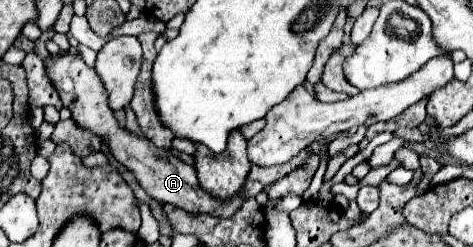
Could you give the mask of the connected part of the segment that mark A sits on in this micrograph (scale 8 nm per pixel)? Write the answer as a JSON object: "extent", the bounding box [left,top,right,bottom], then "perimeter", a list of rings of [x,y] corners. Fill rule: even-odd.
{"extent":[44,52,236,218],"perimeter":[[[60,52],[58,56],[48,56],[44,60],[44,68],[46,68],[48,80],[60,94],[62,104],[72,112],[72,120],[76,120],[76,124],[80,128],[90,130],[92,134],[100,136],[108,144],[110,154],[134,174],[134,178],[138,180],[138,184],[144,188],[144,192],[150,198],[154,198],[160,204],[172,204],[172,206],[182,208],[192,214],[214,212],[216,216],[228,218],[228,216],[232,216],[232,212],[236,212],[236,206],[232,202],[214,200],[200,188],[196,170],[190,164],[182,162],[168,150],[156,148],[150,140],[120,128],[114,118],[114,112],[108,106],[108,94],[104,92],[104,84],[100,80],[100,76],[96,74],[94,68],[86,66],[80,56],[74,56],[70,52]]]}

